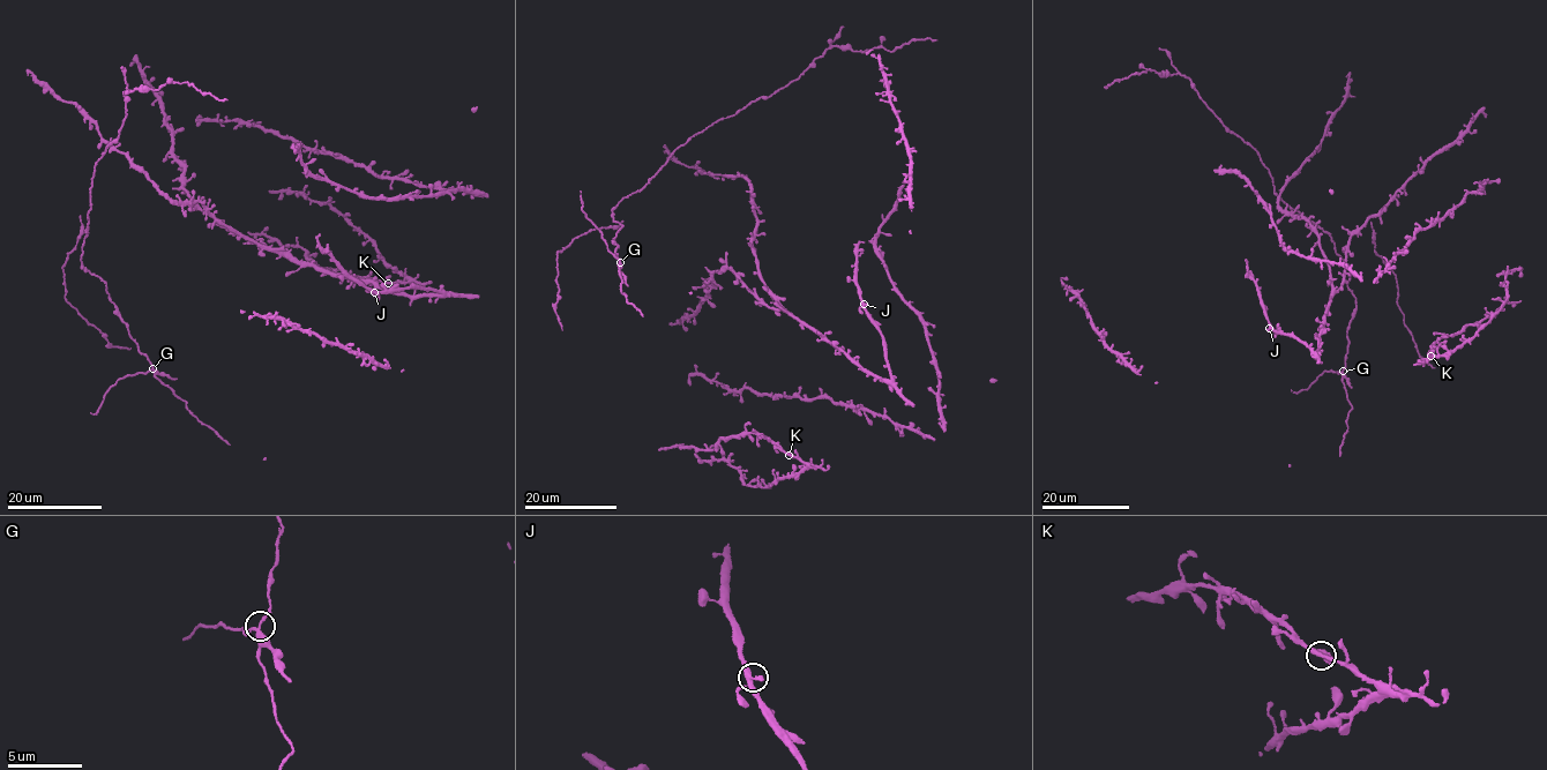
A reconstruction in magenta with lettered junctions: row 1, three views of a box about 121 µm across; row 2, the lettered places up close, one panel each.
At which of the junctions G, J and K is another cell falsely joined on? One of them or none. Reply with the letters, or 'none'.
G

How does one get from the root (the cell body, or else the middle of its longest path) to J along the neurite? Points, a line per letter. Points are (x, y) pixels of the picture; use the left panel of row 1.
J: (210, 215), (228, 229), (275, 252), (333, 273), (405, 296), (441, 293), (420, 286), (374, 292)

